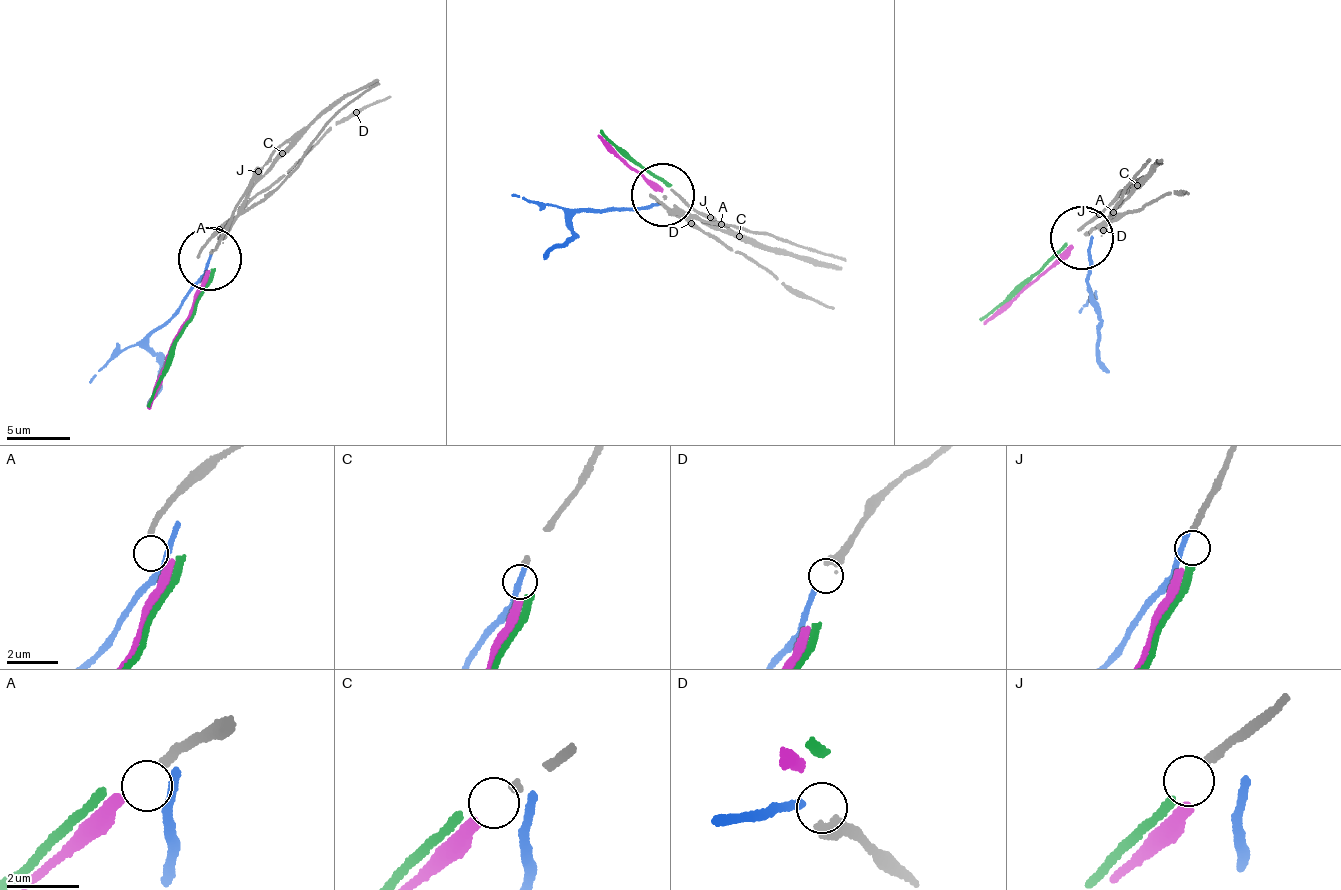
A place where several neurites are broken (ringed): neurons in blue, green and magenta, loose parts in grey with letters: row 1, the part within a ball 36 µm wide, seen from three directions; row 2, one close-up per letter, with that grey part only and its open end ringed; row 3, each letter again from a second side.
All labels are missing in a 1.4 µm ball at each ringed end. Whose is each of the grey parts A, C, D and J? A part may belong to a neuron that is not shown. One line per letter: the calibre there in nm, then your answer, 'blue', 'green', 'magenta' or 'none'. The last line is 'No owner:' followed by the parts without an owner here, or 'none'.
A: calibre 200 nm; none
C: calibre 170 nm; magenta
D: calibre 400 nm; blue
J: calibre 190 nm; green
No owner: A

